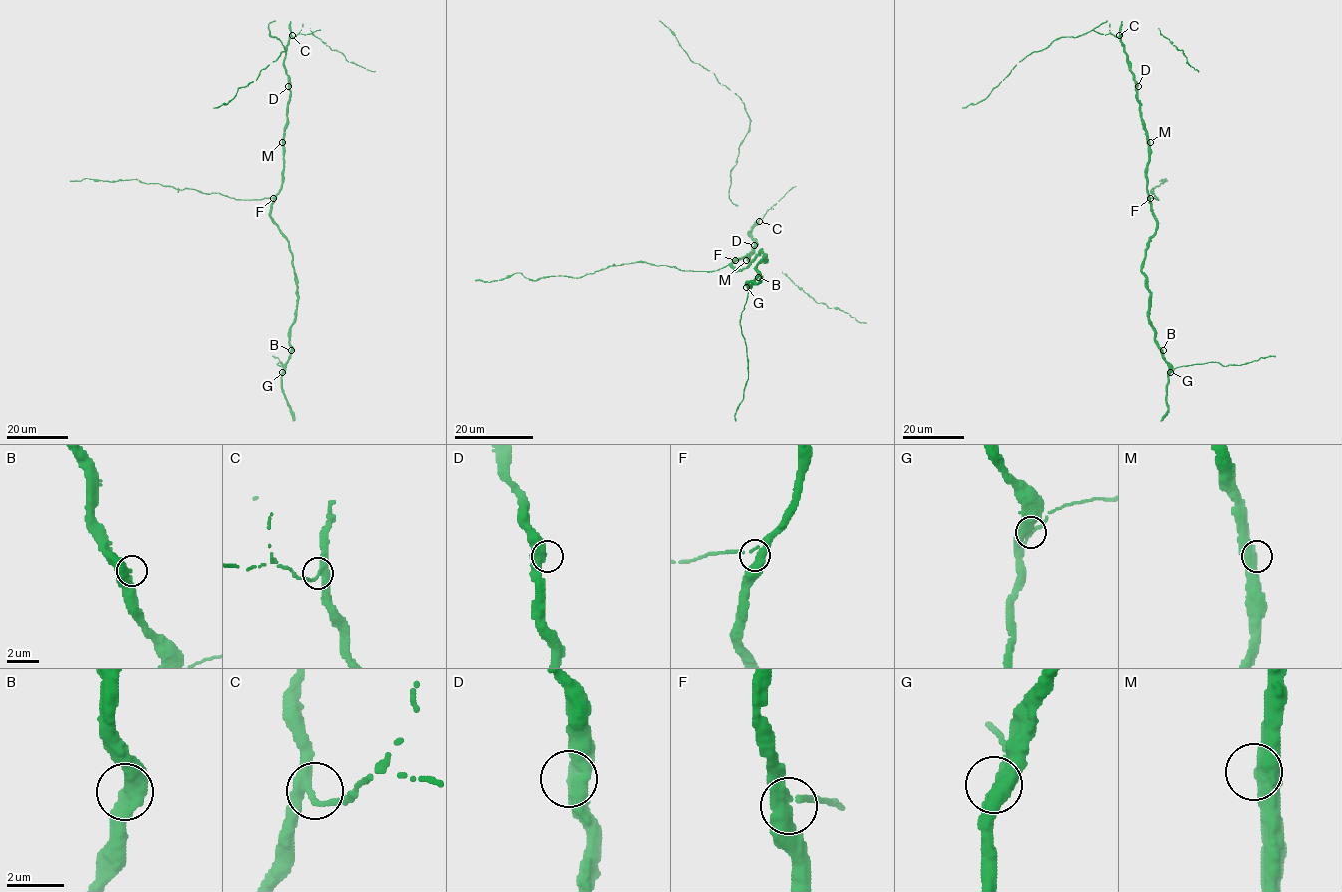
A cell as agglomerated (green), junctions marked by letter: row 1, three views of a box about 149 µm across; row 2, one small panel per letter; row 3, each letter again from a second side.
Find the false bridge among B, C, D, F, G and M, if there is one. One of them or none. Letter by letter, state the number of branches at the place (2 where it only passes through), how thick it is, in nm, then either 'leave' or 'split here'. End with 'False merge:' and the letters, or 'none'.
B: 2 | 400 nm | leave
C: 3 | 220 nm | leave
D: 2 | 440 nm | leave
F: 3 | 360 nm | leave
G: 3 | 320 nm | leave
M: 2 | 440 nm | leave
False merge: none

